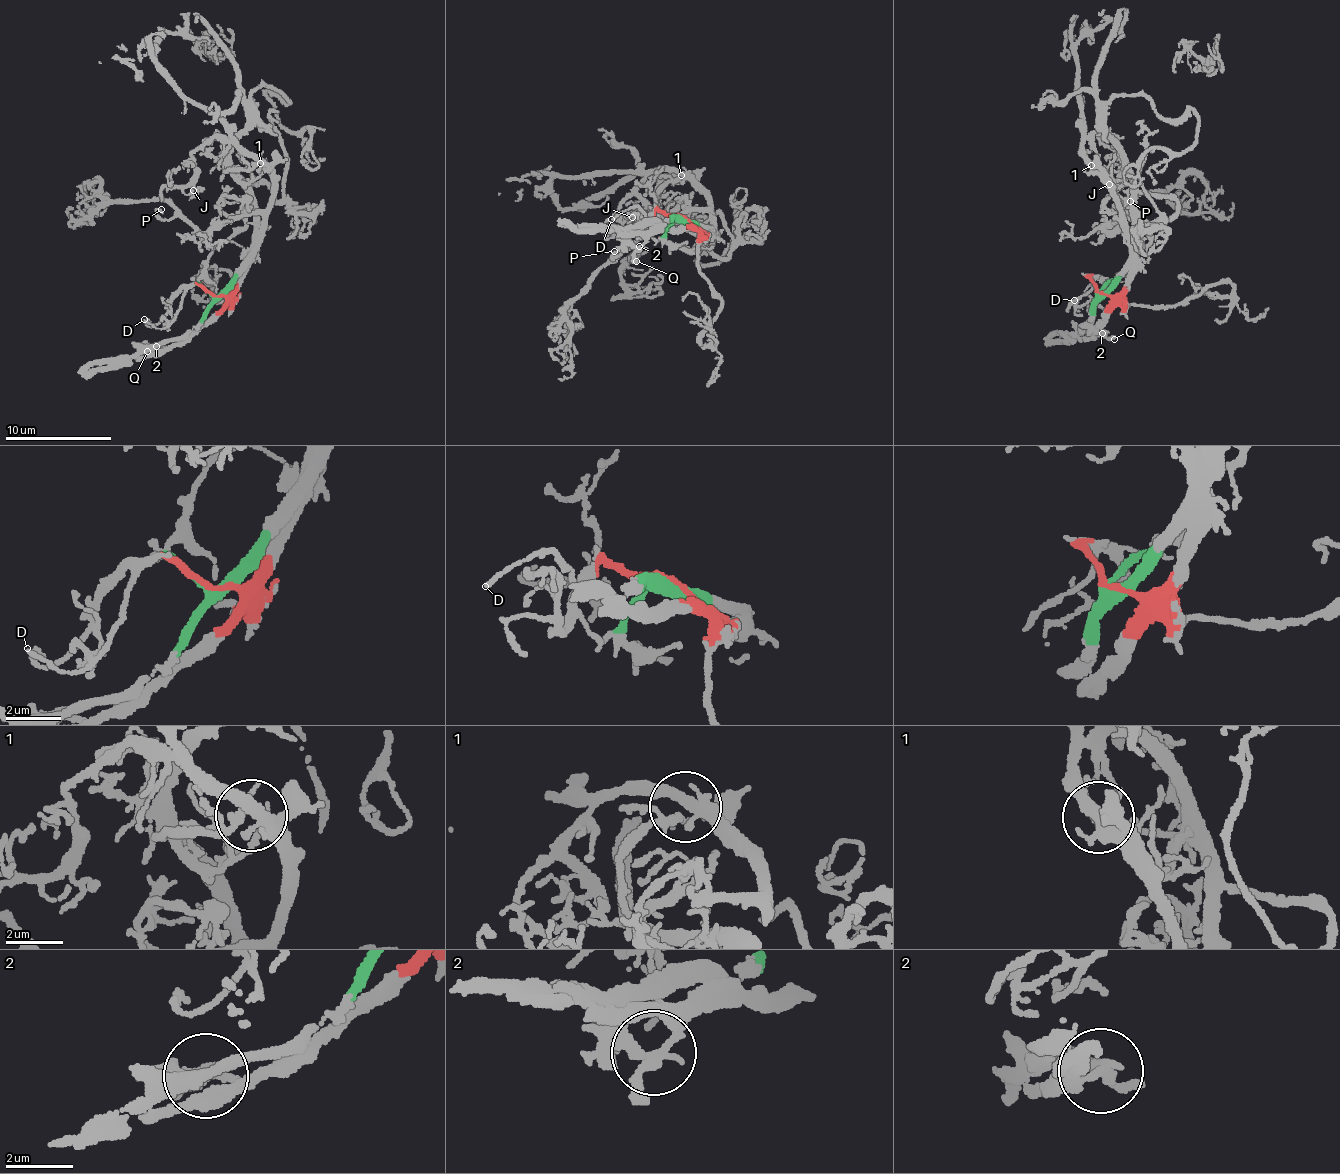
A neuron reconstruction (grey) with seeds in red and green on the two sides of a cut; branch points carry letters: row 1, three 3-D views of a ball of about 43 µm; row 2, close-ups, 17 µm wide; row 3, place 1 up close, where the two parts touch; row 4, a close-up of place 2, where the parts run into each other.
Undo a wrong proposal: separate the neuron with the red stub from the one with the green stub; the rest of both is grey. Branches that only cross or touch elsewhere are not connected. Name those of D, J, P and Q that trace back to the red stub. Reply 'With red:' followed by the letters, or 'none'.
With red: D, Q

